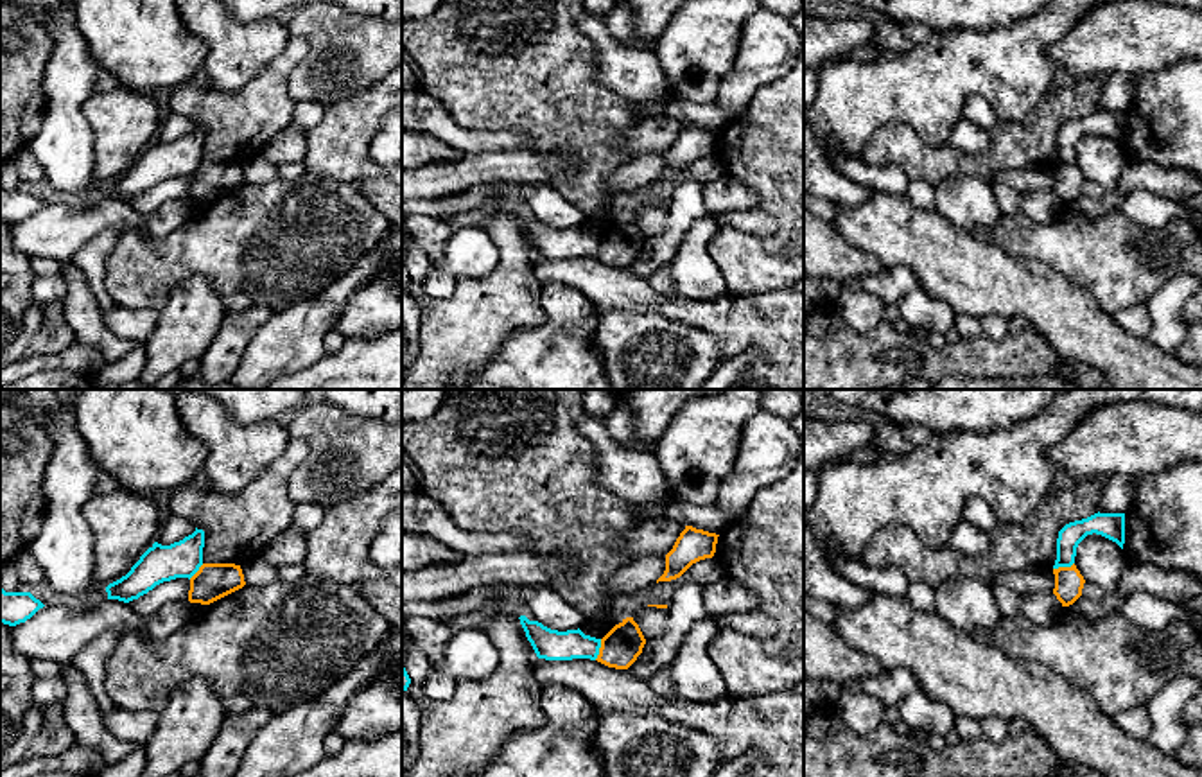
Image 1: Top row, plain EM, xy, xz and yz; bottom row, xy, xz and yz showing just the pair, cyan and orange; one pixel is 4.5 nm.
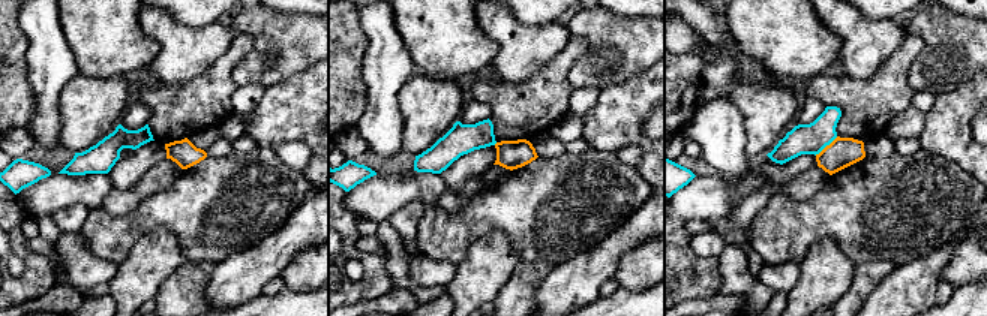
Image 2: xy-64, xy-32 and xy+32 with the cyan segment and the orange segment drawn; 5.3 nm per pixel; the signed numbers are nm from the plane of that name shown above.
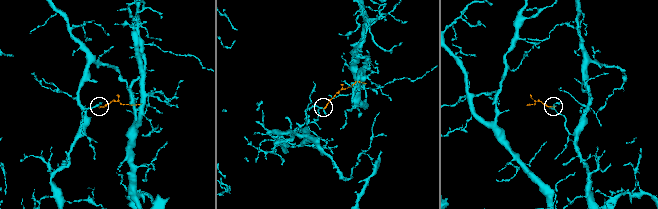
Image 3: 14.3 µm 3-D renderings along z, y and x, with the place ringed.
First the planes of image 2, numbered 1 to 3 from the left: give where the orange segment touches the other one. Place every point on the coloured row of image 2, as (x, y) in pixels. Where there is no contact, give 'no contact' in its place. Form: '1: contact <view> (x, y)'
1: no contact
2: no contact
3: contact xy+32 (825, 146)

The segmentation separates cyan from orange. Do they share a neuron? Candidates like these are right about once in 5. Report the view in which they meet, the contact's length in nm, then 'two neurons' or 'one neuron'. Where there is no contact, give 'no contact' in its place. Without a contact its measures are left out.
contact in xz; length 100 nm; two neurons

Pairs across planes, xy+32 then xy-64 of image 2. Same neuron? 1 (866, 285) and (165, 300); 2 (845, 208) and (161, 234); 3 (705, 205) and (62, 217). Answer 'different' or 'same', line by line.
1: same
2: different
3: different

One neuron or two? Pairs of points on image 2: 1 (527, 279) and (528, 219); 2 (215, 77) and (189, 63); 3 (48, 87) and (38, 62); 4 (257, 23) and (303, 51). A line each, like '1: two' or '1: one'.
1: two
2: two
3: one
4: one

